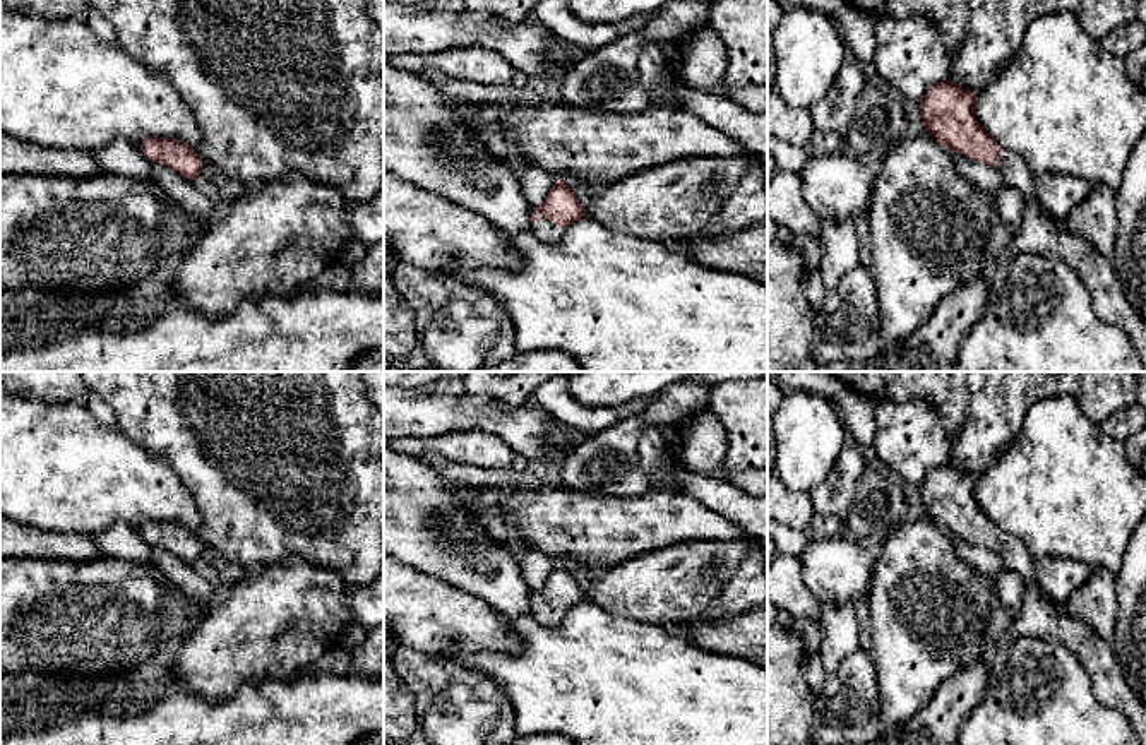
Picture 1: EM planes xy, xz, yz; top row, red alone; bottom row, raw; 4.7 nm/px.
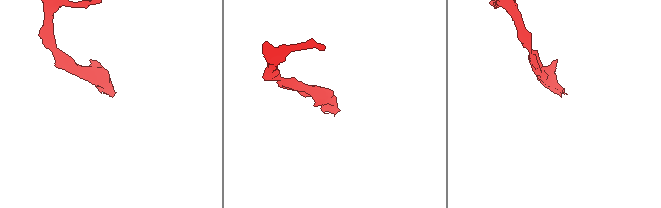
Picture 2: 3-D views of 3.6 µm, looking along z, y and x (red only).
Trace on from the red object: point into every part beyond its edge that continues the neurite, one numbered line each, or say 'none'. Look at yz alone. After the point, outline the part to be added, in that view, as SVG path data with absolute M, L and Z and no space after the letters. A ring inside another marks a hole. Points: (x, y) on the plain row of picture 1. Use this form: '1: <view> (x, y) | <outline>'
1: yz (1038, 617) | M1002 533L997 555L1002 567L1018 574L1026 586L1012 632L1057 642L1071 651L1091 680L1095 699L1119 711L1134 728L1141 745L1146 745L1146 706L1124 680L1112 642L1101 639L1089 625L1067 617L1060 605L1040 593L1035 560L1021 539Z

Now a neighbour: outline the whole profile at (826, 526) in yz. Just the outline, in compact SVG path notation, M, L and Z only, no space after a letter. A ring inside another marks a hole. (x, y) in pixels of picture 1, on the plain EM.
M814 514L810 533L821 538L841 536L845 534L845 522L838 516Z

